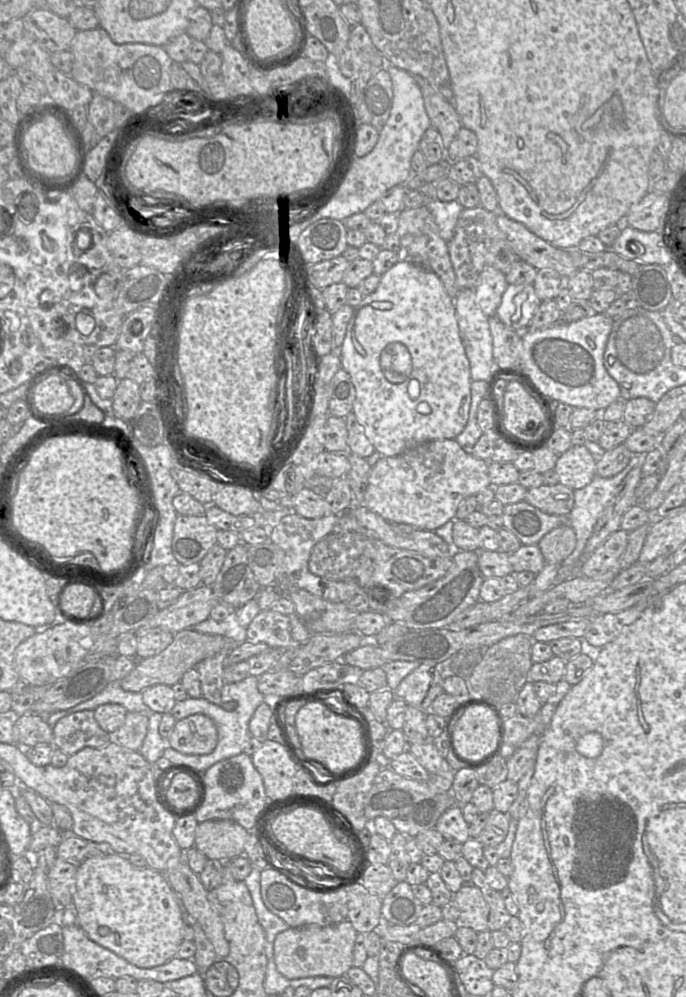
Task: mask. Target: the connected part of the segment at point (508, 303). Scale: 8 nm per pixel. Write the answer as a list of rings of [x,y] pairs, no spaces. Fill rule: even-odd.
[[[508,284],[495,316],[508,327],[522,333],[528,329],[541,302],[533,284]]]

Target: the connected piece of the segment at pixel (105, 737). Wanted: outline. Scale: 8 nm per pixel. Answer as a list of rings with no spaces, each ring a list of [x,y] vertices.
[[[92,710],[71,713],[53,727],[52,745],[69,756],[85,747],[105,747],[112,741],[113,735],[99,726]]]

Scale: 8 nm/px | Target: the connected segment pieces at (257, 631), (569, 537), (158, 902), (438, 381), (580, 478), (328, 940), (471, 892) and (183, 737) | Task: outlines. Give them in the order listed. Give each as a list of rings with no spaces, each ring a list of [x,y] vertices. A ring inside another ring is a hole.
[[[271,610],[260,611],[247,628],[247,641],[262,642],[270,648],[292,647],[294,641],[289,616]]]
[[[569,525],[559,526],[544,535],[537,544],[547,564],[561,564],[575,549],[575,531]]]
[[[117,853],[88,857],[77,865],[72,910],[76,915],[76,924],[90,940],[139,968],[154,968],[176,957],[183,941],[181,913],[175,892],[161,872],[150,867],[134,867]]]
[[[398,261],[382,274],[375,291],[364,296],[362,301],[353,307],[353,315],[347,325],[346,335],[338,353],[341,366],[349,374],[355,387],[353,413],[363,426],[364,432],[375,450],[383,457],[398,456],[423,443],[455,439],[464,430],[471,405],[470,363],[460,338],[454,299],[447,294],[439,277],[430,269],[408,261]]]
[[[572,445],[558,456],[555,471],[559,483],[572,490],[584,488],[596,476],[597,462],[585,445]]]
[[[349,921],[329,926],[288,928],[277,934],[273,955],[277,970],[288,979],[306,977],[336,978],[346,975],[353,966],[353,949],[358,932]]]
[[[464,883],[453,895],[459,909],[459,923],[477,933],[488,930],[489,906],[482,890],[472,883]]]
[[[204,714],[176,720],[168,743],[170,747],[186,755],[210,754],[218,743],[216,724]]]

